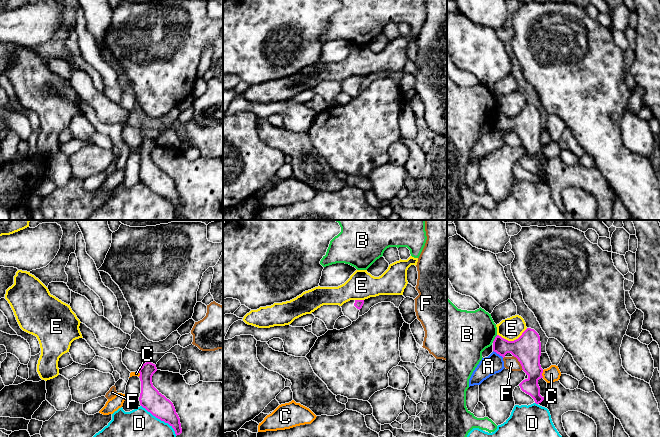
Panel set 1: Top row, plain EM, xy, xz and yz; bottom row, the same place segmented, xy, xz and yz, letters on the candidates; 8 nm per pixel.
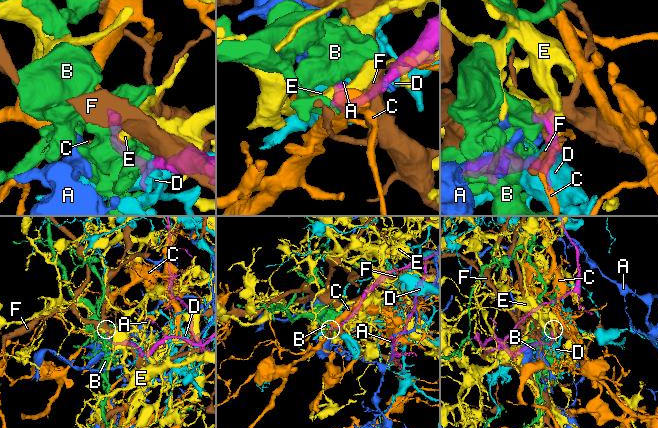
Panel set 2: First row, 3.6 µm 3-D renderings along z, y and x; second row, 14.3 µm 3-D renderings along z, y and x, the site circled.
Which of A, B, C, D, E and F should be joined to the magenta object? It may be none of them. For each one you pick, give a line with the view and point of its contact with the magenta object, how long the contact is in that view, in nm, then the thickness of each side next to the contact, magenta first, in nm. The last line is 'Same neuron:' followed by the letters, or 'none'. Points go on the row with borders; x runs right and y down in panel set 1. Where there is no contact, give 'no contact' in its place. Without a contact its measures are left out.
Same neuron: none

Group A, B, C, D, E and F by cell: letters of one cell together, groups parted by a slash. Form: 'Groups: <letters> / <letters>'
Groups: A / B / C / D / E / F

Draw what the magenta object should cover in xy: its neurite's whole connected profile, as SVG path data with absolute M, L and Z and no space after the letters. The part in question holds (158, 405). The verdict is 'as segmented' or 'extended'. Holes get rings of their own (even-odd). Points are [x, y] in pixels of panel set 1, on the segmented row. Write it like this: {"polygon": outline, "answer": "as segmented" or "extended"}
{"polygon": "M146 362L138 371L141 381L140 405L156 418L168 423L176 436L180 435L182 433L180 418L173 403L153 386L152 376L157 371L156 365Z", "answer": "as segmented"}

